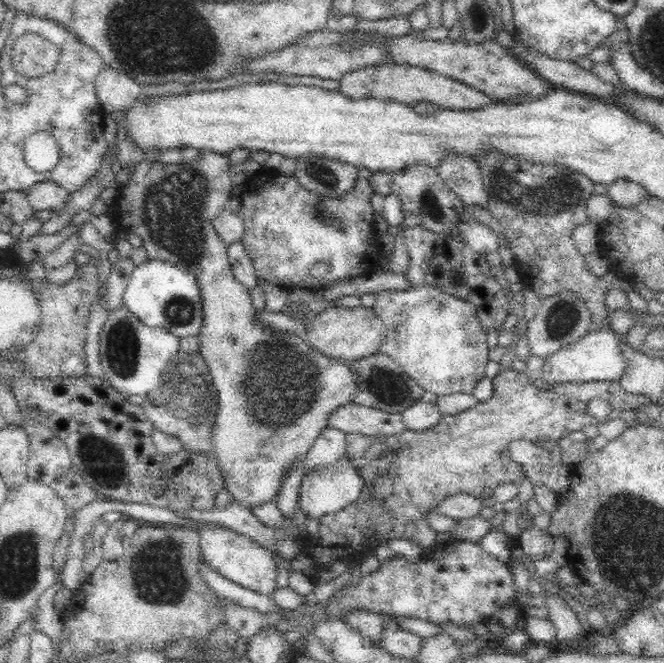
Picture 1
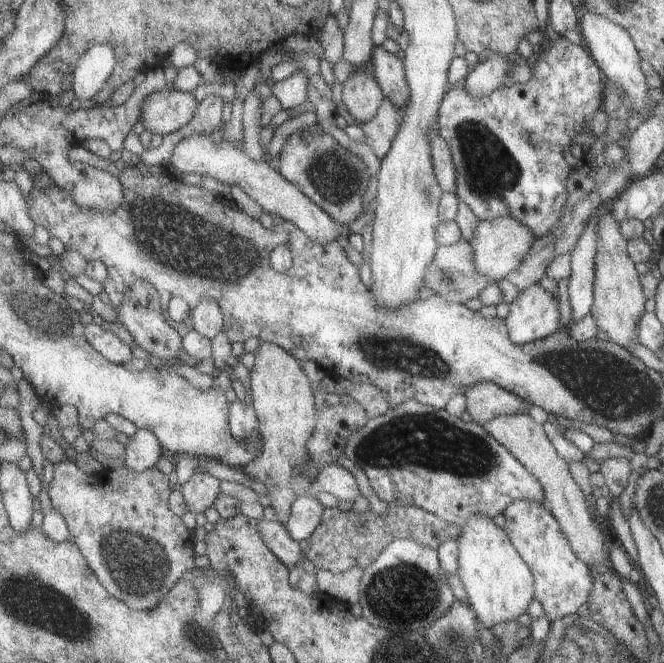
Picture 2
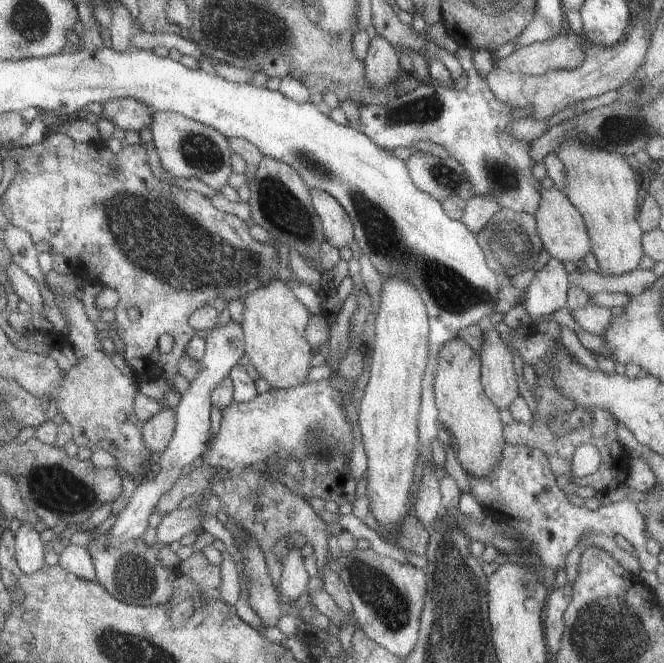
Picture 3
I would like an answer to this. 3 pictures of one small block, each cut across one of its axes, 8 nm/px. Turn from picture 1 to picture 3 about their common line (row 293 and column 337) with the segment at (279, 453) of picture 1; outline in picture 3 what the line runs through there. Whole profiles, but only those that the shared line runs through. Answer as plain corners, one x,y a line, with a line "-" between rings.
314,187
308,188
308,196
325,240
337,249
348,246
354,240
353,222
342,206
329,193

